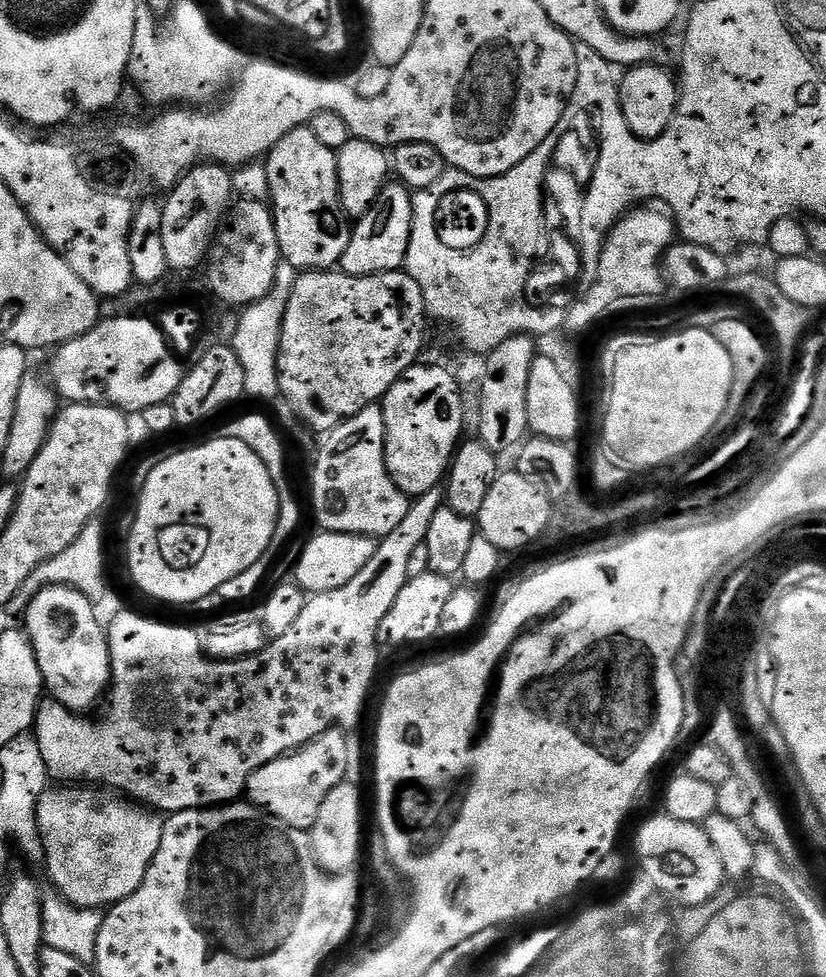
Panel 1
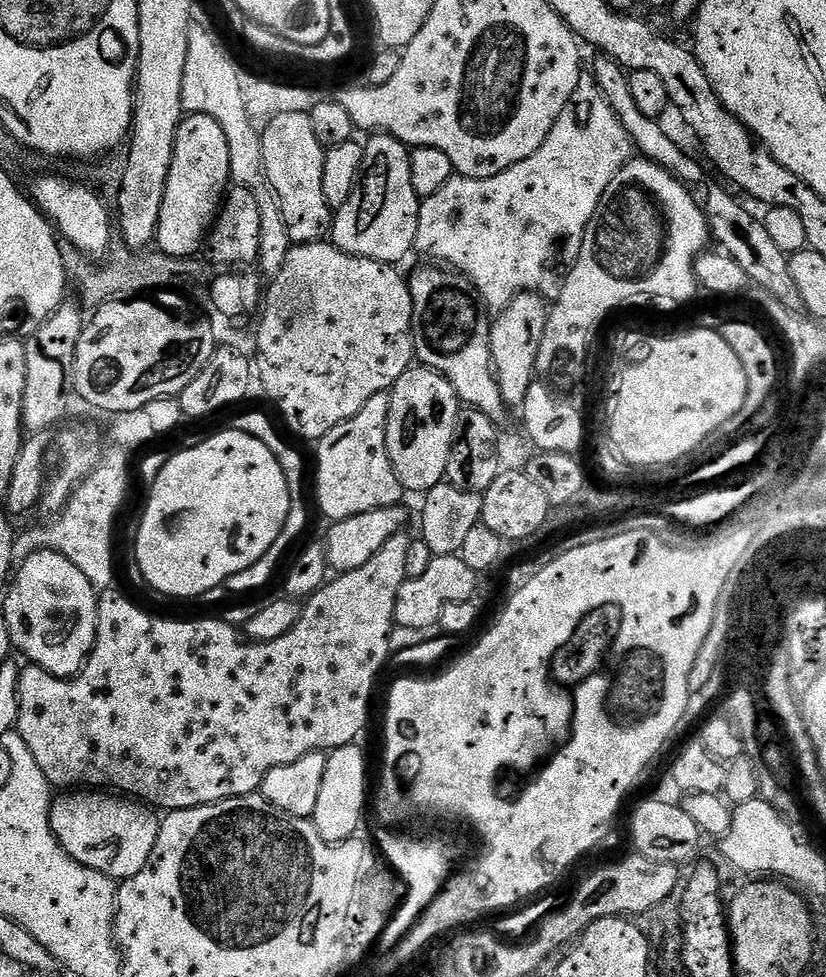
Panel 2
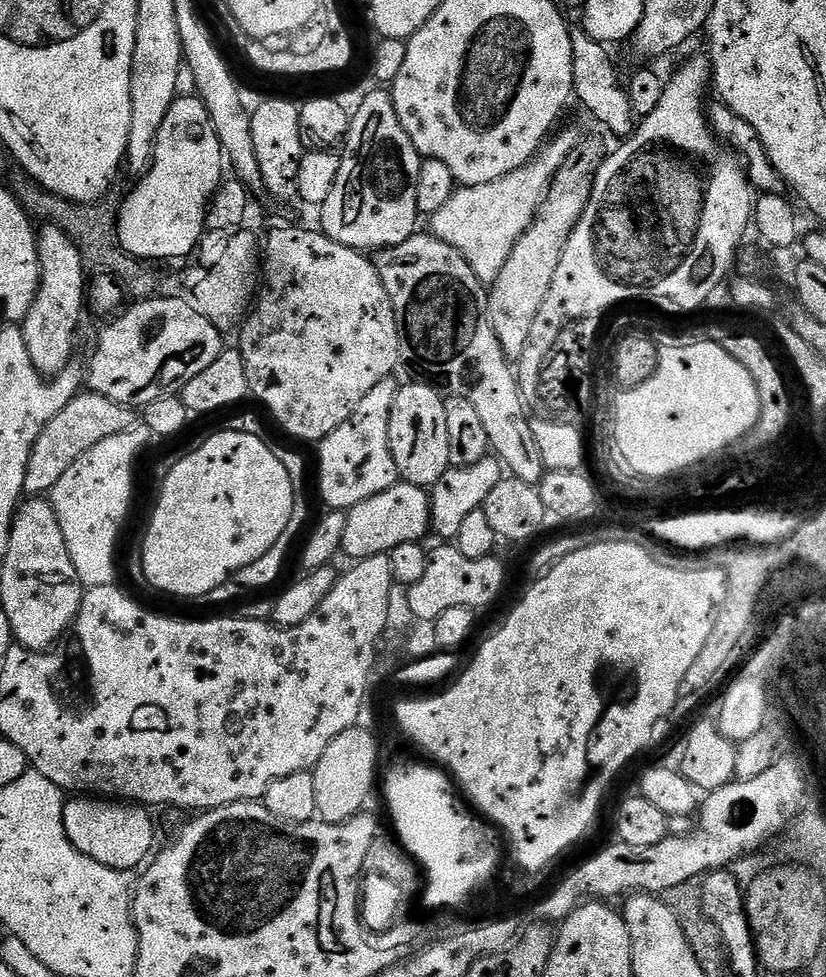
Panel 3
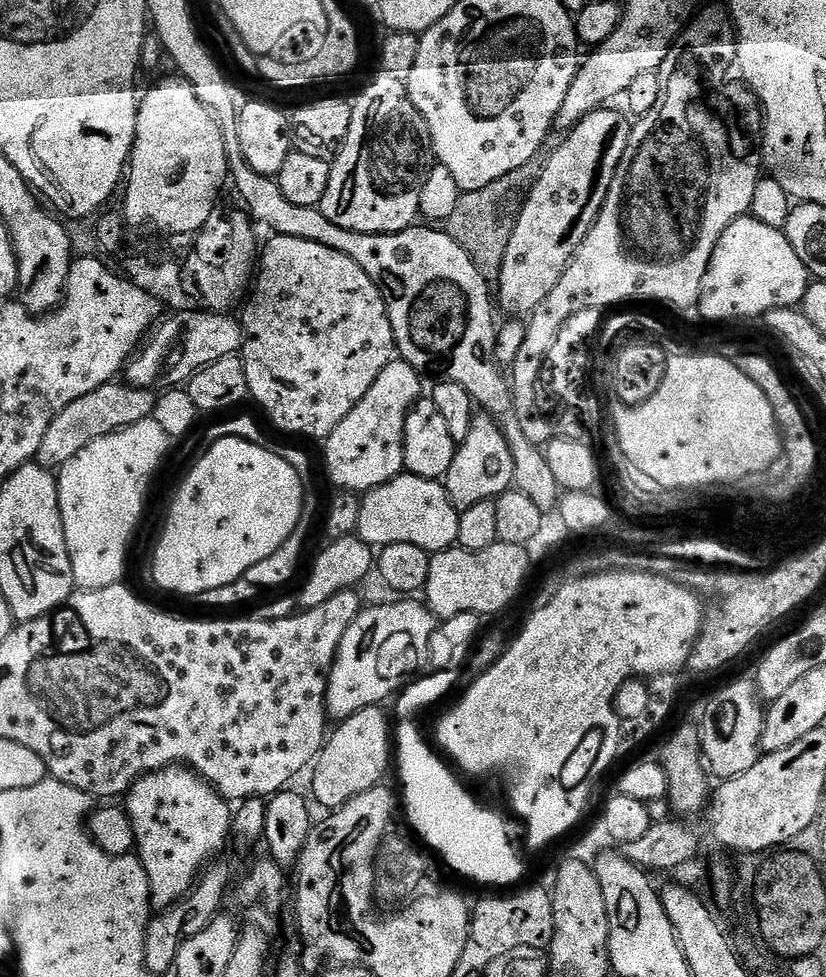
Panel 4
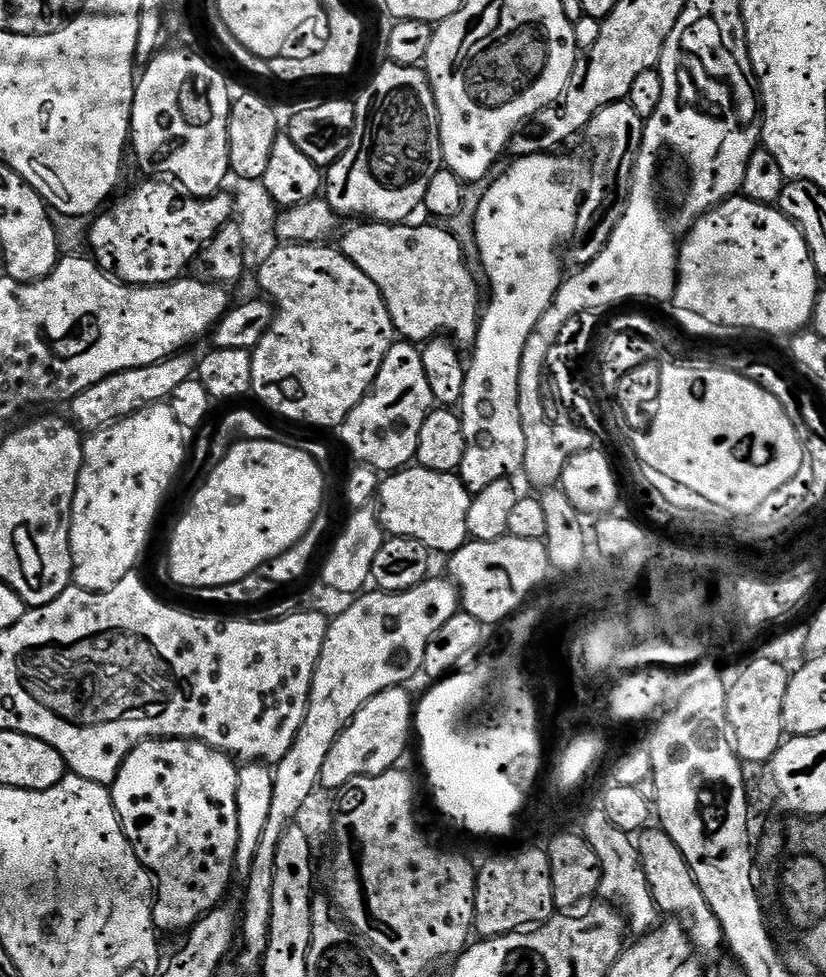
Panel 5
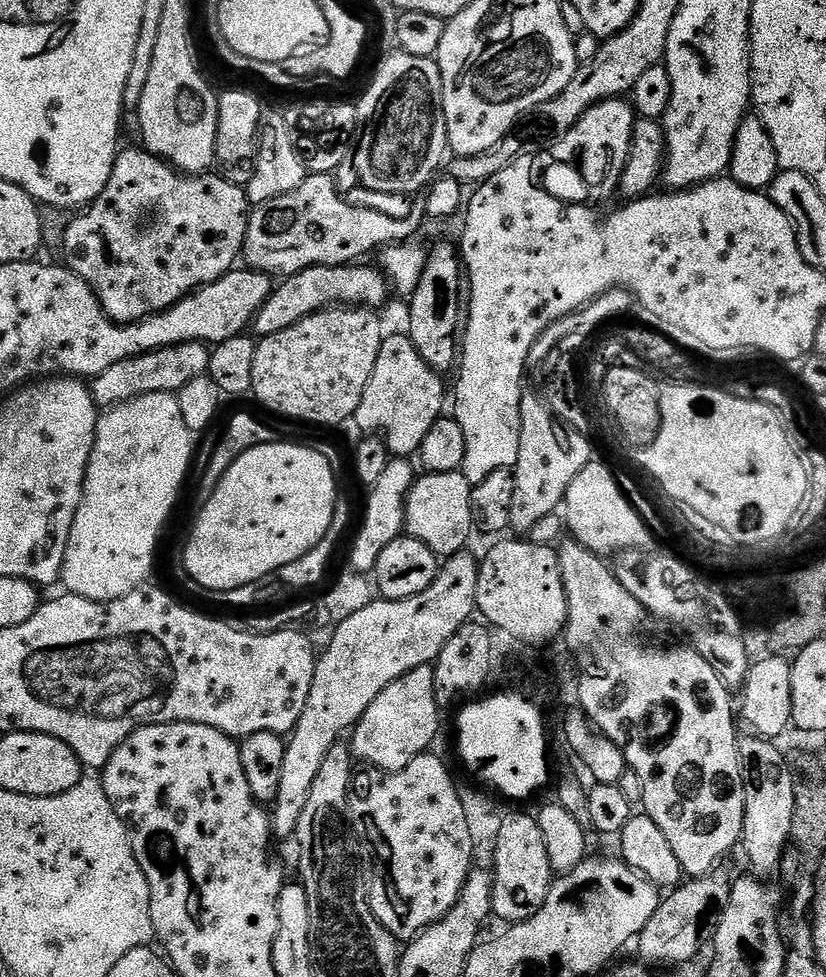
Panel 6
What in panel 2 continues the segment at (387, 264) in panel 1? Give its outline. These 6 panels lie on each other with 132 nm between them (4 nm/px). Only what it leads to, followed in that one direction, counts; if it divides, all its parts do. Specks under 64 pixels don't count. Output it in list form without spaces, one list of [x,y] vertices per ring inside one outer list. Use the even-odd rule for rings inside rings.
[[[372,134],[364,144],[360,176],[350,198],[335,209],[331,243],[351,256],[365,256],[395,265],[413,251],[418,234],[421,197],[410,182],[410,151],[407,144],[387,134]]]

